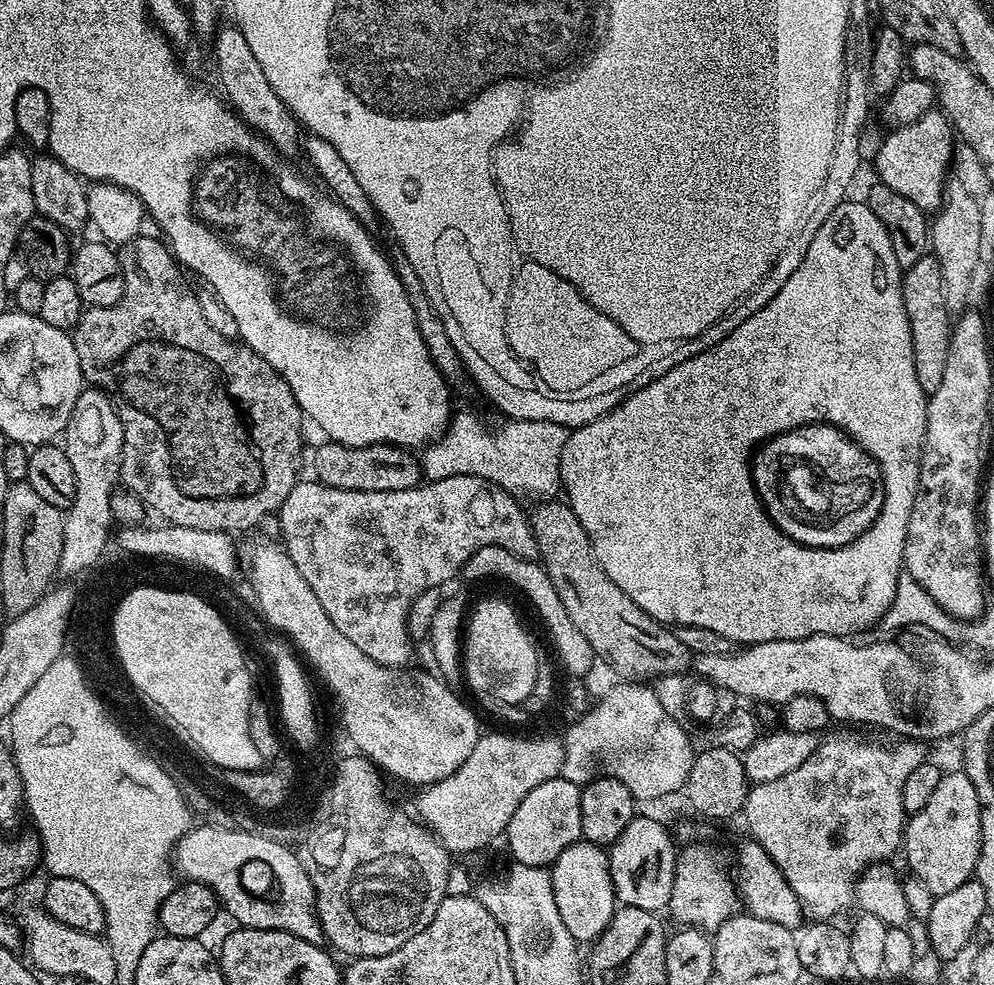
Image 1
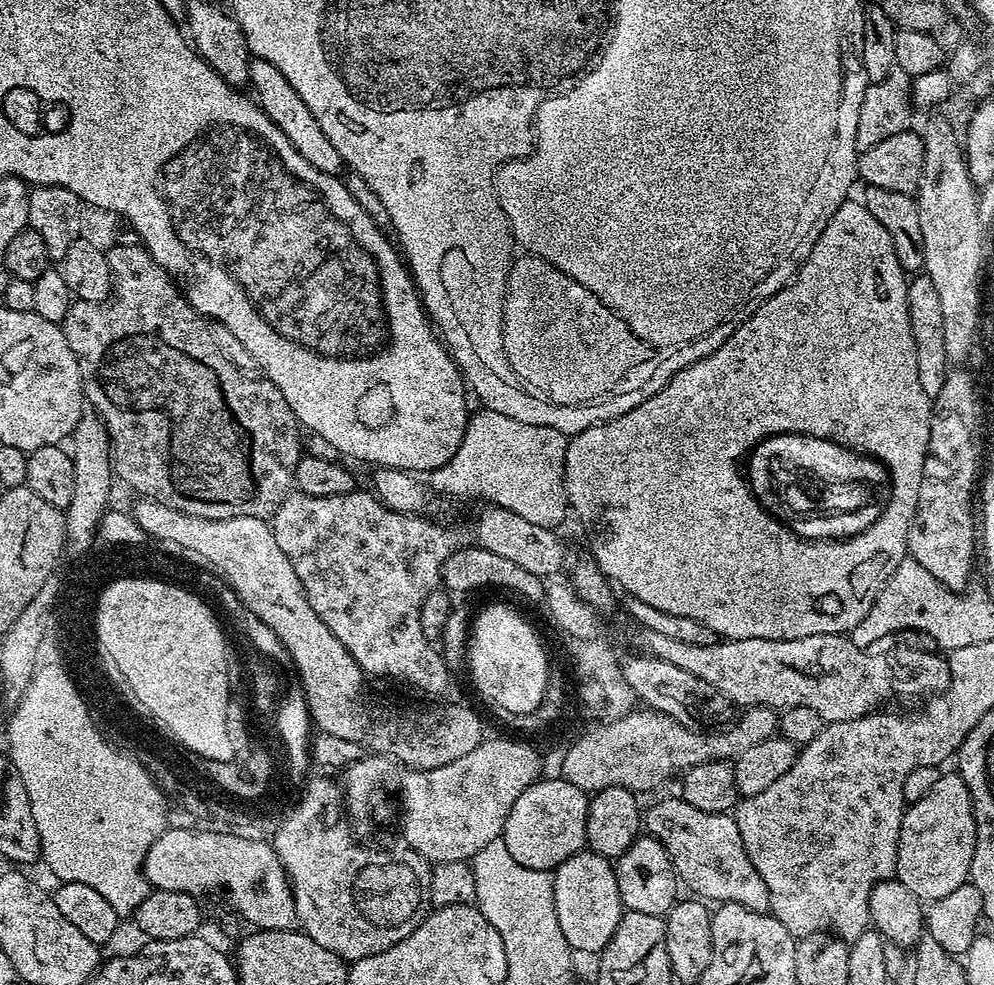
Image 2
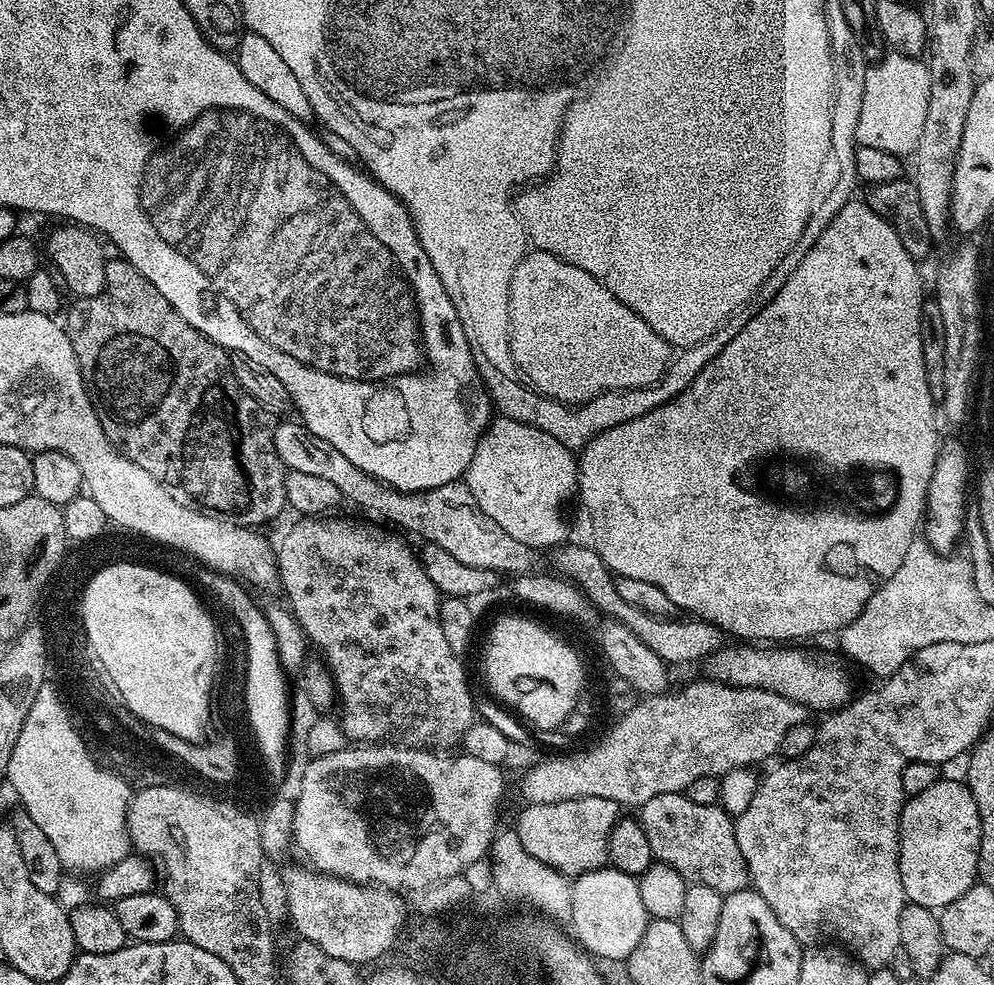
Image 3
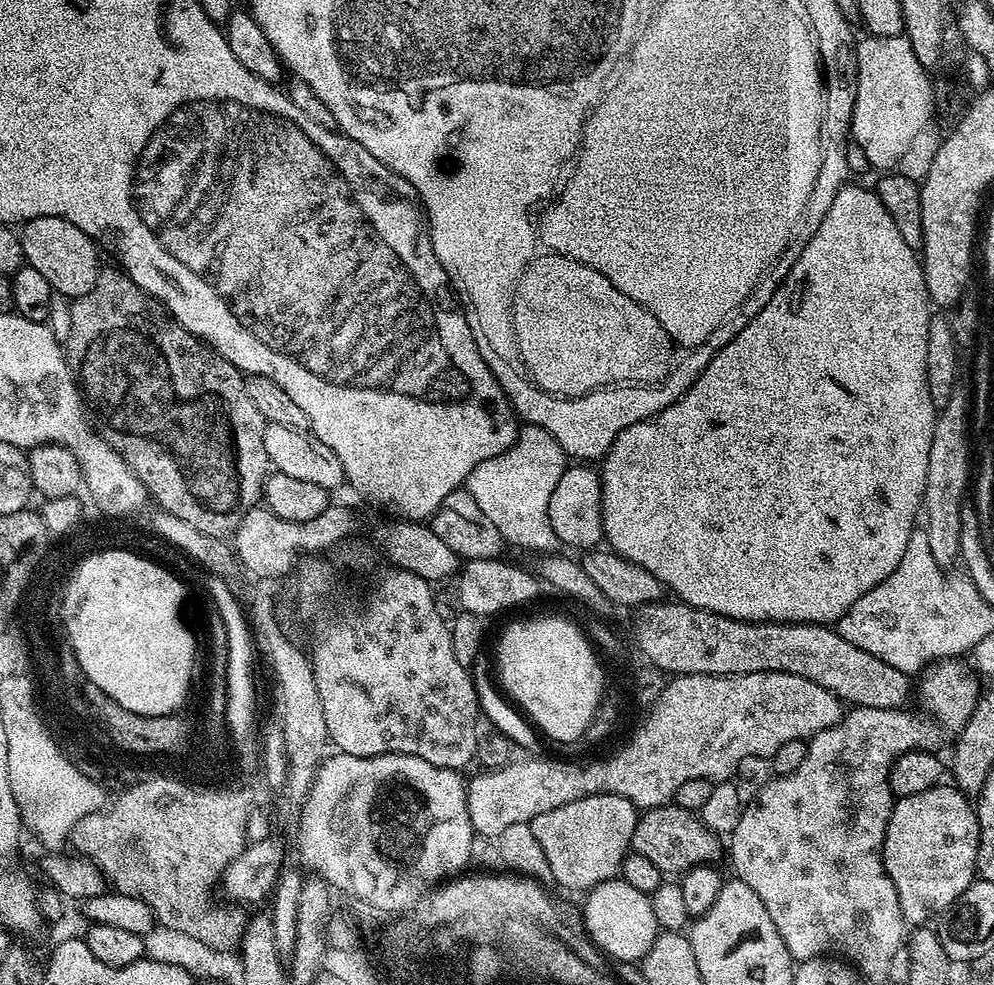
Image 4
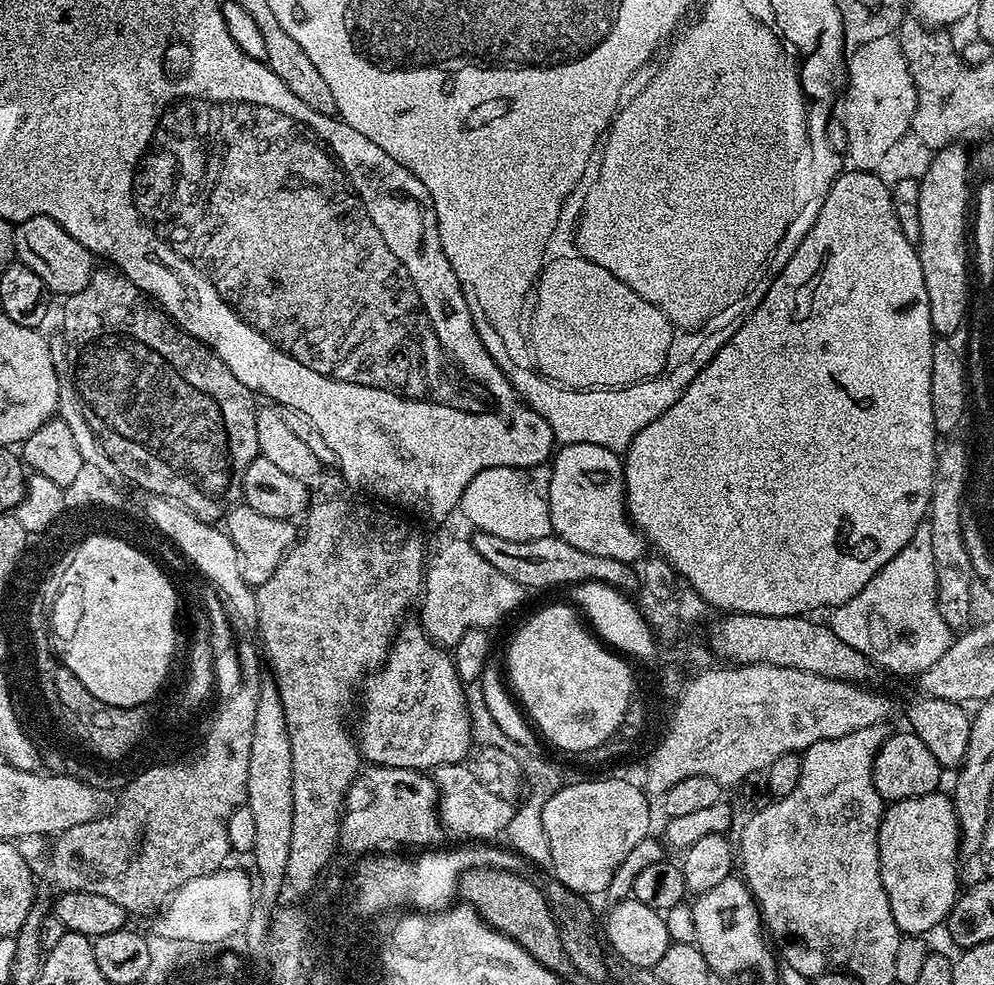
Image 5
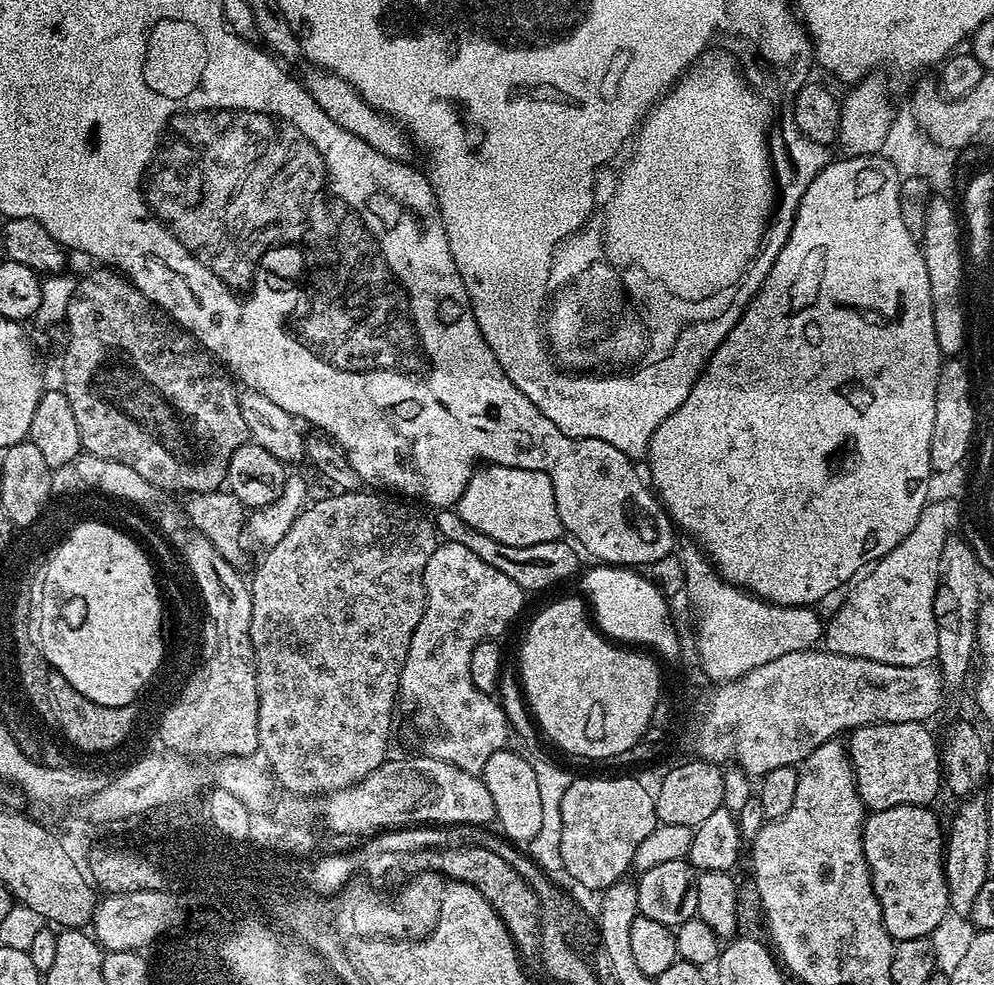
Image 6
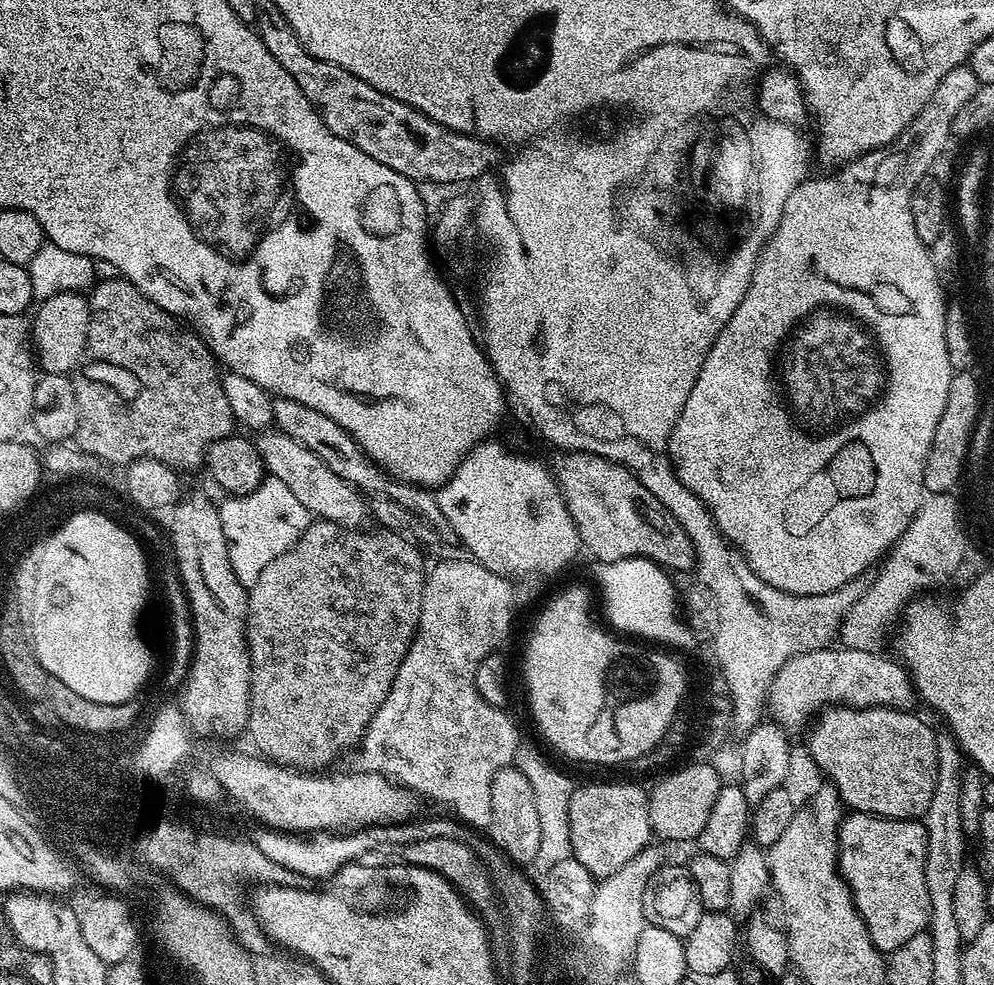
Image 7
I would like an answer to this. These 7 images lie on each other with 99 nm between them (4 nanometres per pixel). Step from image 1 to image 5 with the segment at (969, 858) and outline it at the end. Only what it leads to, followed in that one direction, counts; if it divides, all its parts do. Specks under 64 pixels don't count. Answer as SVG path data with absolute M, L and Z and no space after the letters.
M937 790L918 798L906 798L889 803L878 830L880 873L886 898L890 898L890 914L894 914L897 928L904 936L923 937L931 928L945 923L958 895L956 888L956 860L960 854L960 827L954 814L951 795Z

